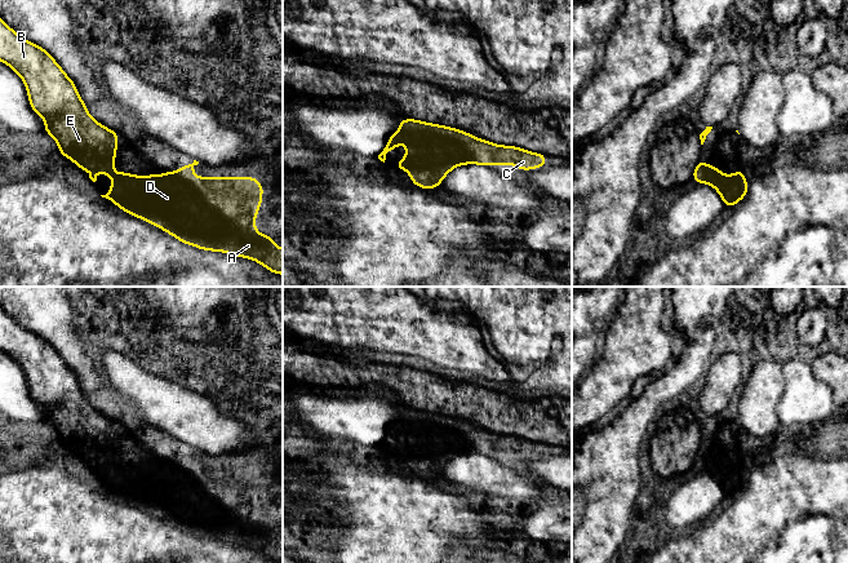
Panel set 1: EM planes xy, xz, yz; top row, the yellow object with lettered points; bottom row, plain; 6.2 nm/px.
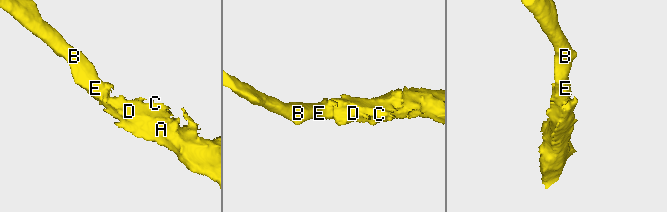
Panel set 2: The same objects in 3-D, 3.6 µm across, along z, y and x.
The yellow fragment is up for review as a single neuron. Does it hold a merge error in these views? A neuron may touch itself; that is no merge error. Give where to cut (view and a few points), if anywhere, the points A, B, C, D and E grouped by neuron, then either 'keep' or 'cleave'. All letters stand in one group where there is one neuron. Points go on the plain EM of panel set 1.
no cut; A B C D E; keep

